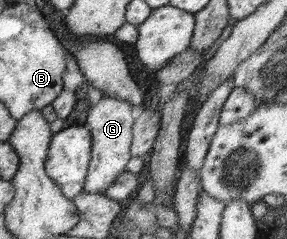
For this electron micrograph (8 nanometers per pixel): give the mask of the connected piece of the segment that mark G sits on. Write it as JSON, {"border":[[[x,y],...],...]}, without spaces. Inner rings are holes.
{"border":[[[101,95],[91,105],[86,115],[85,127],[89,128],[92,138],[91,158],[86,174],[83,191],[93,194],[100,194],[121,174],[126,172],[127,163],[132,159],[130,151],[133,141],[133,123],[145,109],[141,104],[132,105],[129,101],[118,99],[112,96]]]}

